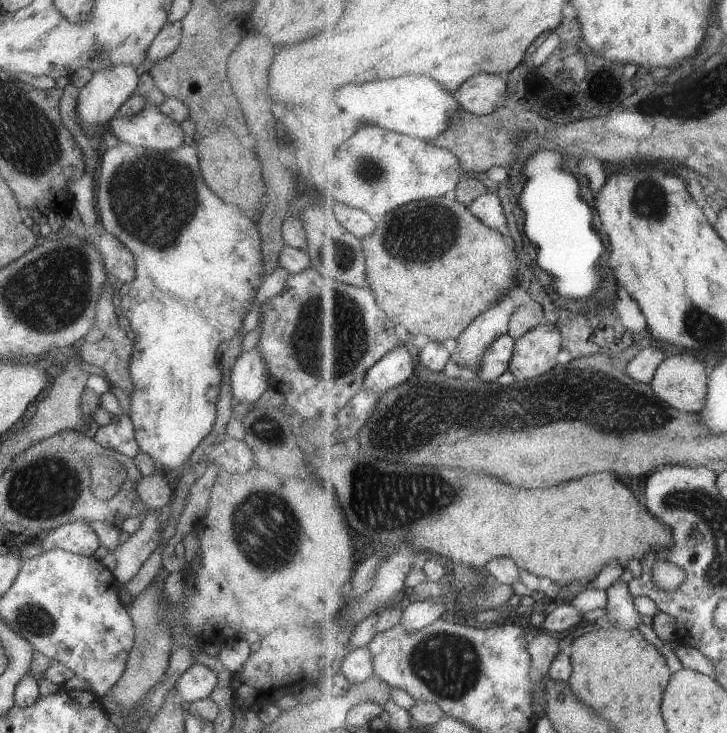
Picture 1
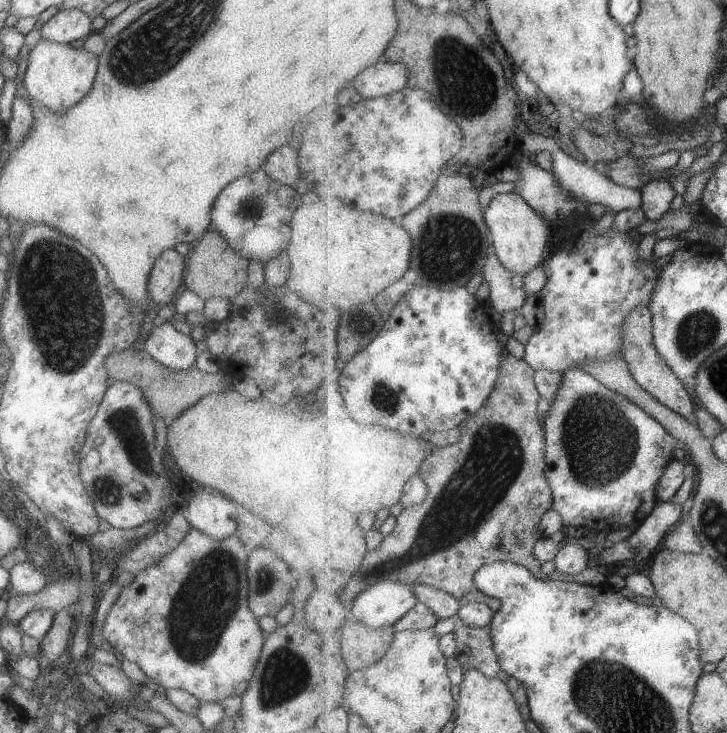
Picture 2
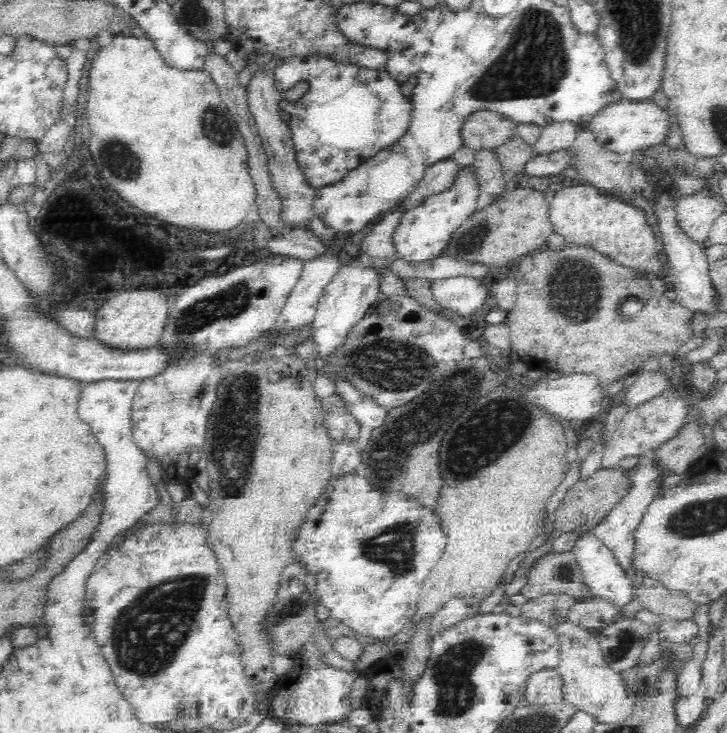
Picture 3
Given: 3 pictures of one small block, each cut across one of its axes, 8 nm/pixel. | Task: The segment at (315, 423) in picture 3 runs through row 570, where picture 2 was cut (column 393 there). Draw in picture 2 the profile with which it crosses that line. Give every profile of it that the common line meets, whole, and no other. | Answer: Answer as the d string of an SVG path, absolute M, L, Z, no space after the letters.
M325 198L309 204L300 203L292 214L289 242L286 253L290 271L283 286L294 292L303 302L320 309L339 309L344 312L366 302L374 302L388 286L406 276L413 257L413 238L393 220L377 216L373 212L361 212L347 206L339 198Z

